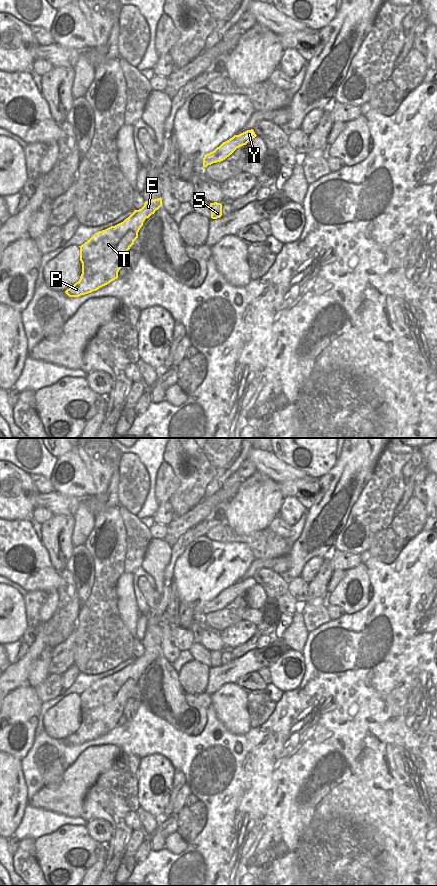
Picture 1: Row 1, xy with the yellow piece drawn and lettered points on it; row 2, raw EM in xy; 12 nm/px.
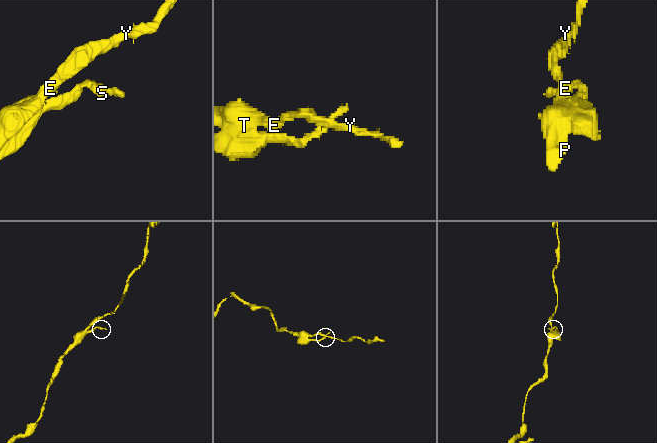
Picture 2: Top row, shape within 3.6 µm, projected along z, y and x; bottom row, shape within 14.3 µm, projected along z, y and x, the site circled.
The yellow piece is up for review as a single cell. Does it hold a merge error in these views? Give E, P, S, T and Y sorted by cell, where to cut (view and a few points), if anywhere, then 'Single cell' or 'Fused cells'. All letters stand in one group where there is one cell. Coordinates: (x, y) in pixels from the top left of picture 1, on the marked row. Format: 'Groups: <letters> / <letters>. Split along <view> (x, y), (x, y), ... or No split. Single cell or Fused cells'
Groups: E P T Y / S. Split along xy (116, 248), (116, 250). Fused cells.

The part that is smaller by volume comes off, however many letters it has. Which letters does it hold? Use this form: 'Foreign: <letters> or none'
Foreign: S

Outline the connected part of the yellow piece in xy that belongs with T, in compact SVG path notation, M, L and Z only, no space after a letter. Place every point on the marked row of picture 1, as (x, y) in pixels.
M162 198L145 201L144 206L126 218L123 222L95 233L80 247L82 274L78 282L65 291L69 297L79 297L98 290L118 278L118 272L130 247L138 238L138 232L146 218L149 218L162 206Z

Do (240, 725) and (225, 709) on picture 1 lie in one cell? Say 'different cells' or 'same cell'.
same cell

